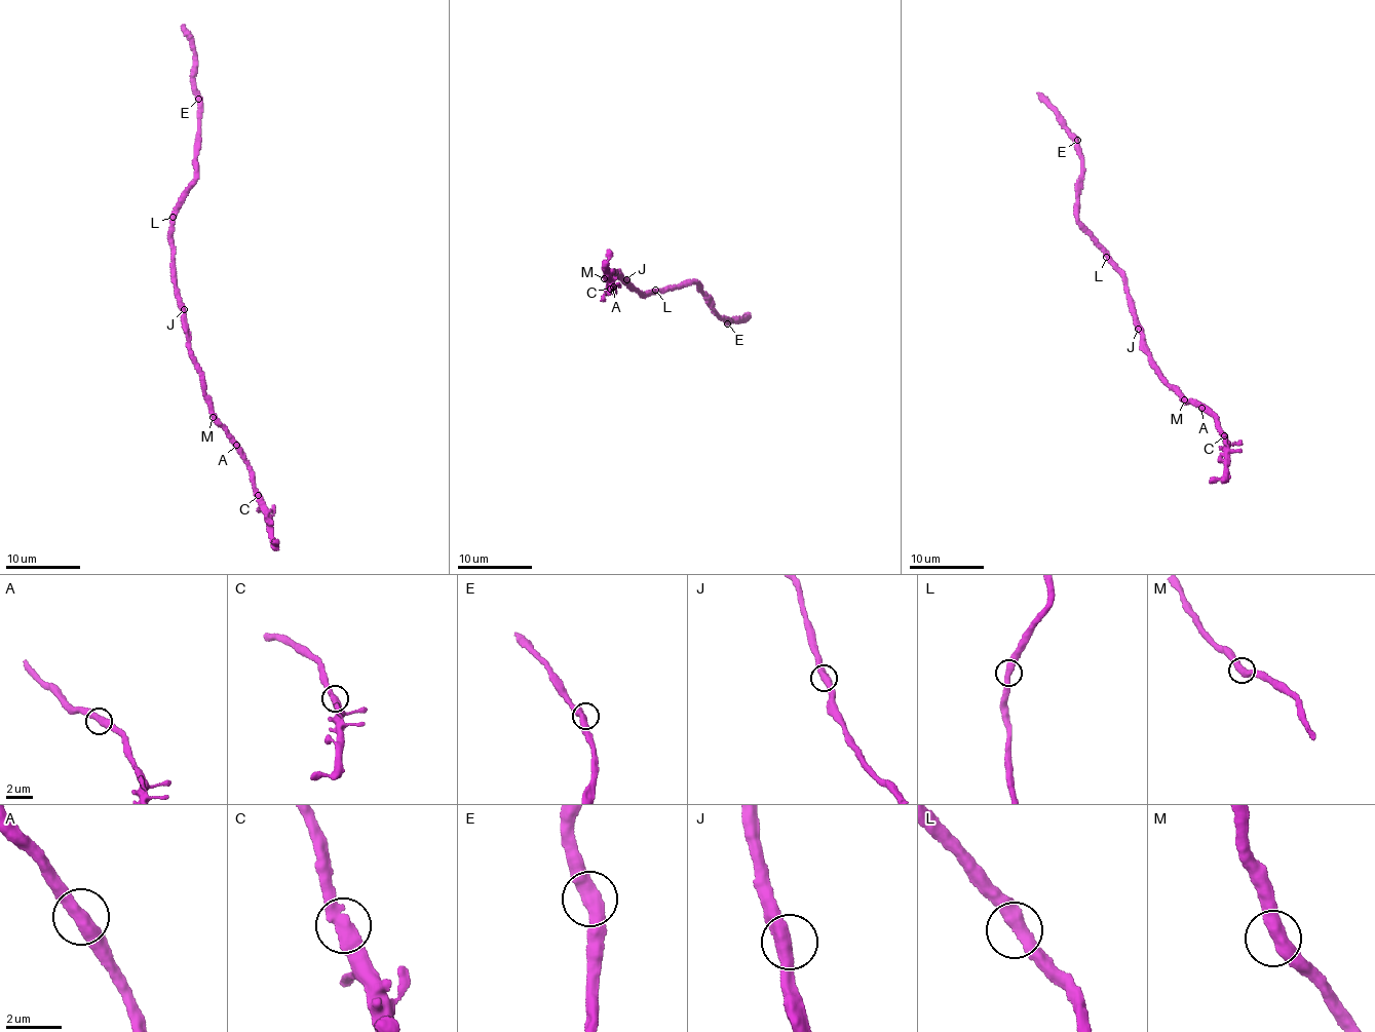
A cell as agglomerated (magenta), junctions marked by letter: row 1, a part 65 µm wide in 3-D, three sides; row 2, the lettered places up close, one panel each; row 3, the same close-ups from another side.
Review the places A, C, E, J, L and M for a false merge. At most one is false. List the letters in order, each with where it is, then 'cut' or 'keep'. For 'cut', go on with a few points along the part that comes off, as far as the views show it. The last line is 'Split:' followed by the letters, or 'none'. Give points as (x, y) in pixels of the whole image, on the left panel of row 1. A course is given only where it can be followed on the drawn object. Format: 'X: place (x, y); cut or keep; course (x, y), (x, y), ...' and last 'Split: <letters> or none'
A: place (236, 445); keep
C: place (258, 495); cut; course (258, 495), (270, 540), (275, 542)
E: place (198, 99); keep
J: place (184, 309); keep
L: place (173, 217); keep
M: place (213, 417); keep
Split: C

